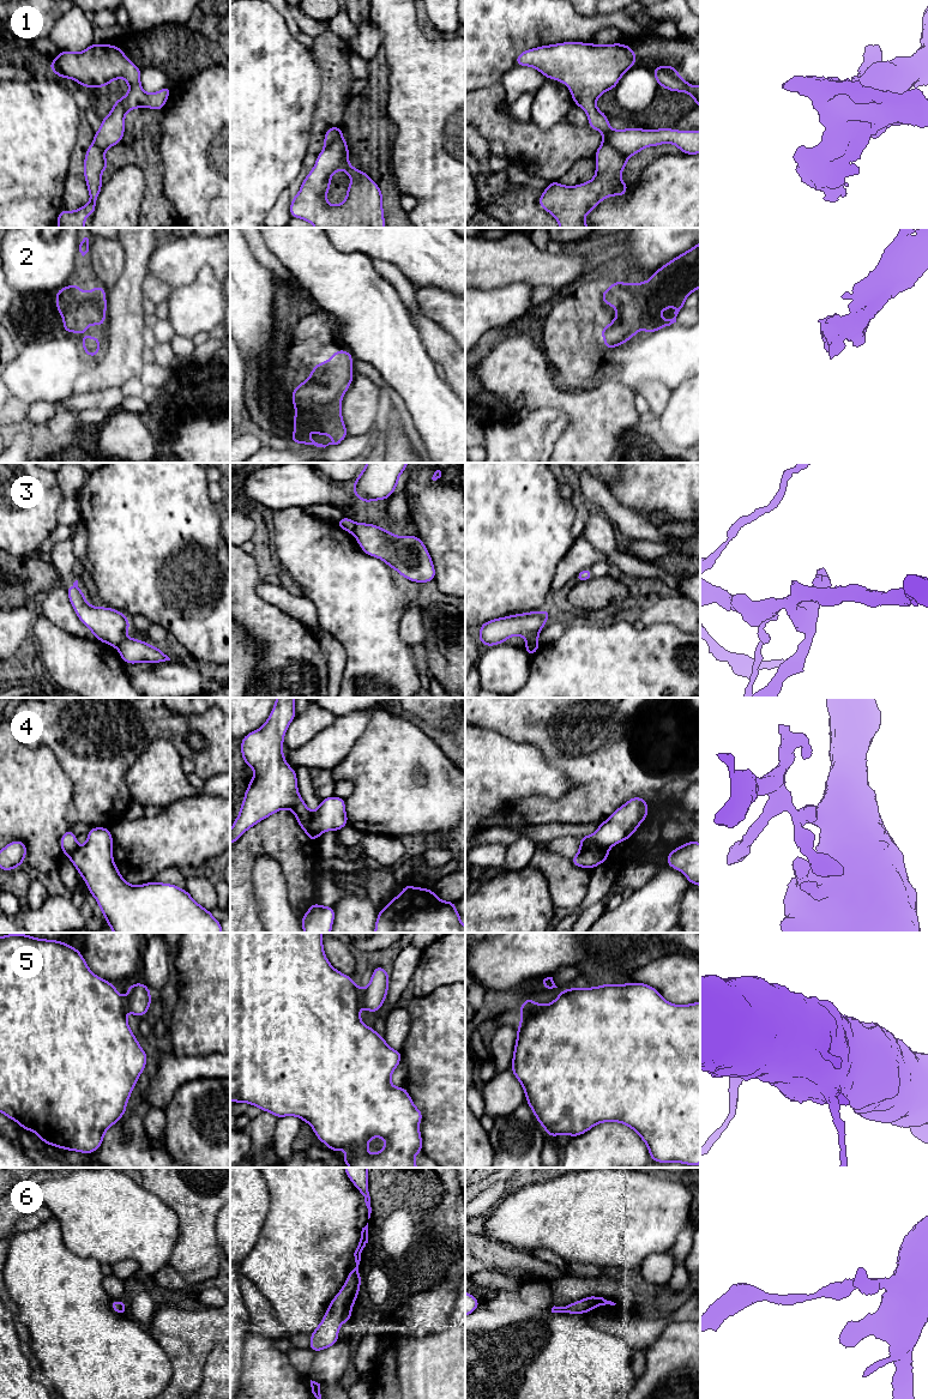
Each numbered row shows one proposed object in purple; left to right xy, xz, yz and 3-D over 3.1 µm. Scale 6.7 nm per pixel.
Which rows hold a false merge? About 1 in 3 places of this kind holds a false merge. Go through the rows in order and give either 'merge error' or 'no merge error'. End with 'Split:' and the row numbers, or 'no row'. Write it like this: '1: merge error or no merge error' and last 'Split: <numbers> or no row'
1: merge error
2: no merge error
3: merge error
4: merge error
5: merge error
6: no merge error
Split: 1, 3, 4, 5

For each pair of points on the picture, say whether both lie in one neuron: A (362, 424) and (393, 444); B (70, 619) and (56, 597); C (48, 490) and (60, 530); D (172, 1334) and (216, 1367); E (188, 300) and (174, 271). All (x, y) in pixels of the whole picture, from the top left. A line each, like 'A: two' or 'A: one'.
A: two
B: one
C: two
D: two
E: two

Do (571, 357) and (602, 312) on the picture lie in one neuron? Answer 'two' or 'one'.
one

